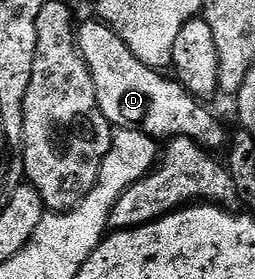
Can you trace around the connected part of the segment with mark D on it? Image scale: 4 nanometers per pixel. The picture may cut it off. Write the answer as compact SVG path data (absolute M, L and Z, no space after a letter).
M94 22L95 24L80 23L77 28L77 39L79 41L79 53L83 56L83 61L87 64L87 69L91 71L93 86L97 94L97 102L101 114L109 123L119 130L138 130L144 132L156 142L170 142L176 137L197 142L201 147L208 150L219 150L222 144L226 145L229 140L229 132L223 129L223 124L206 108L206 103L200 102L191 93L183 89L183 85L173 78L166 80L162 71L145 66L121 42L121 38L107 24Z

